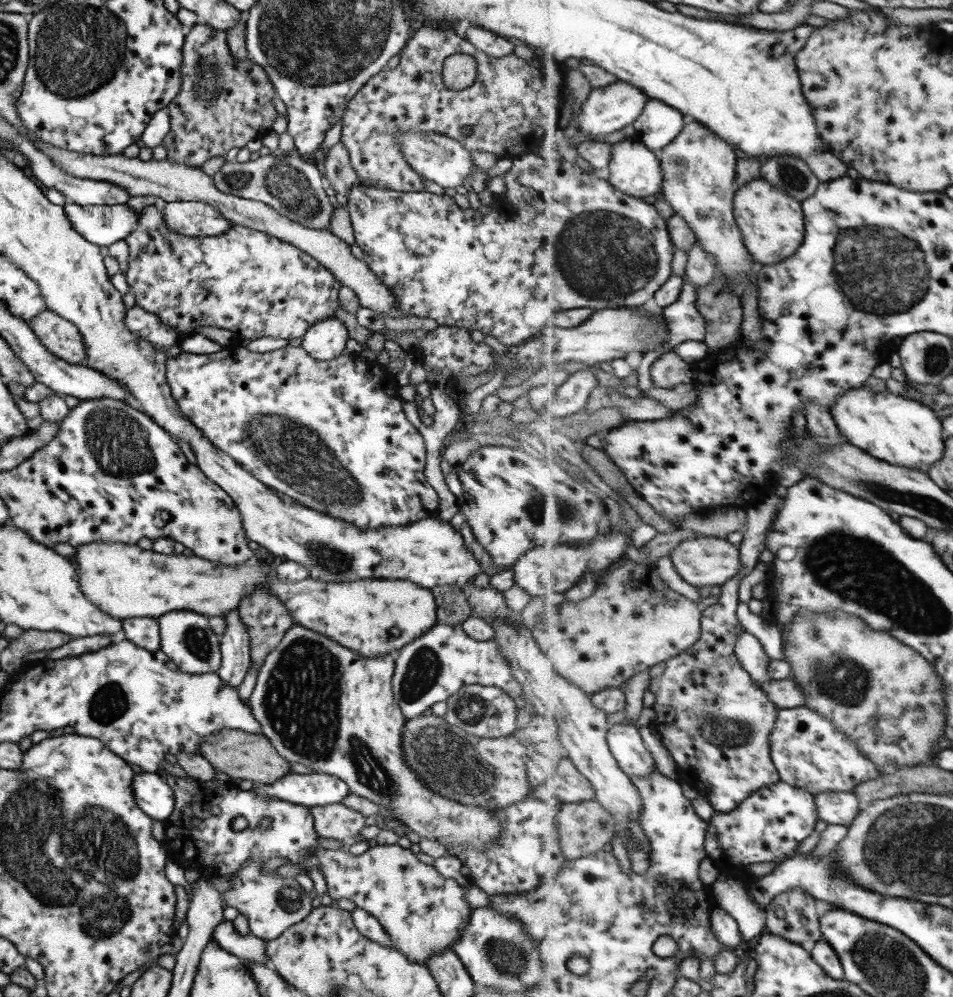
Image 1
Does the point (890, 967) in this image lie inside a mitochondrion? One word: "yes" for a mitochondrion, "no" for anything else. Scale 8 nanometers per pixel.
yes

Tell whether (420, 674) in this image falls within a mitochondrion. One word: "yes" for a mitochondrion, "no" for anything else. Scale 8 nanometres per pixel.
yes

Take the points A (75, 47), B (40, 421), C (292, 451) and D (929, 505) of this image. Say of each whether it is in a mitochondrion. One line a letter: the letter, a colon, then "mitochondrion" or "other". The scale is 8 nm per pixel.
A: mitochondrion
B: other
C: mitochondrion
D: mitochondrion

